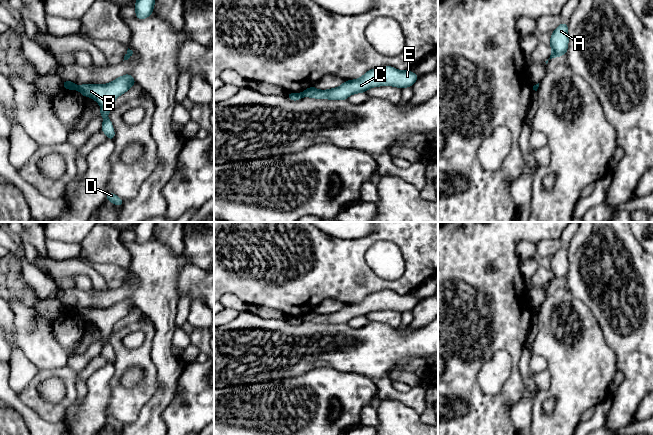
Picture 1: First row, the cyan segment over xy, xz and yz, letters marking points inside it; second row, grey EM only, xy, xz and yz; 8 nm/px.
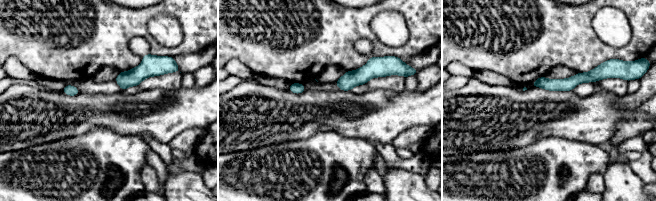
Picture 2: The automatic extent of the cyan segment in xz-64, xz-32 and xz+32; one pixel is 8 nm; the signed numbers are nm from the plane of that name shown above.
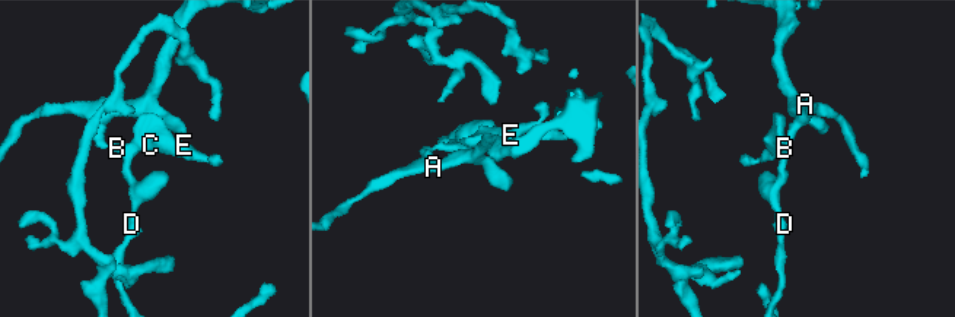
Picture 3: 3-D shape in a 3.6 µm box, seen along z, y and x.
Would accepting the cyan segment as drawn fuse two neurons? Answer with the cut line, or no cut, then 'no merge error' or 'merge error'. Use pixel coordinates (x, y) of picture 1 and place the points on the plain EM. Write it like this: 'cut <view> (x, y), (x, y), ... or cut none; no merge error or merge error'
cut xy (77, 310), (78, 313); merge error

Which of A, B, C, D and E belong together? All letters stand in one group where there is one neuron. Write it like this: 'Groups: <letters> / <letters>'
Groups: A / B C D E

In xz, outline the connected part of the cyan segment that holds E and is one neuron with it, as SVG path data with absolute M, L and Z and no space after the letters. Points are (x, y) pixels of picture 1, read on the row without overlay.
M381 290L367 295L361 302L347 304L337 312L318 314L314 310L302 316L303 321L330 324L347 324L355 317L365 317L369 312L378 310L395 310L400 313L412 311L419 302L415 297L400 295L392 290Z

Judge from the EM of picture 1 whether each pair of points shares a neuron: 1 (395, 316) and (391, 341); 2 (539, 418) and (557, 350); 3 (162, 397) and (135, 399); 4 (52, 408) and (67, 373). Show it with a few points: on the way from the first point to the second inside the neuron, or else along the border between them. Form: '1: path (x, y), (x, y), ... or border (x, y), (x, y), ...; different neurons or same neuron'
1: border (370, 321), (379, 321), (393, 327), (400, 325); different neurons
2: path (540, 401), (557, 384), (557, 367); same neuron
3: border (158, 376), (158, 389), (141, 409), (137, 418); different neurons
4: path (62, 405), (69, 398), (69, 383); same neuron

